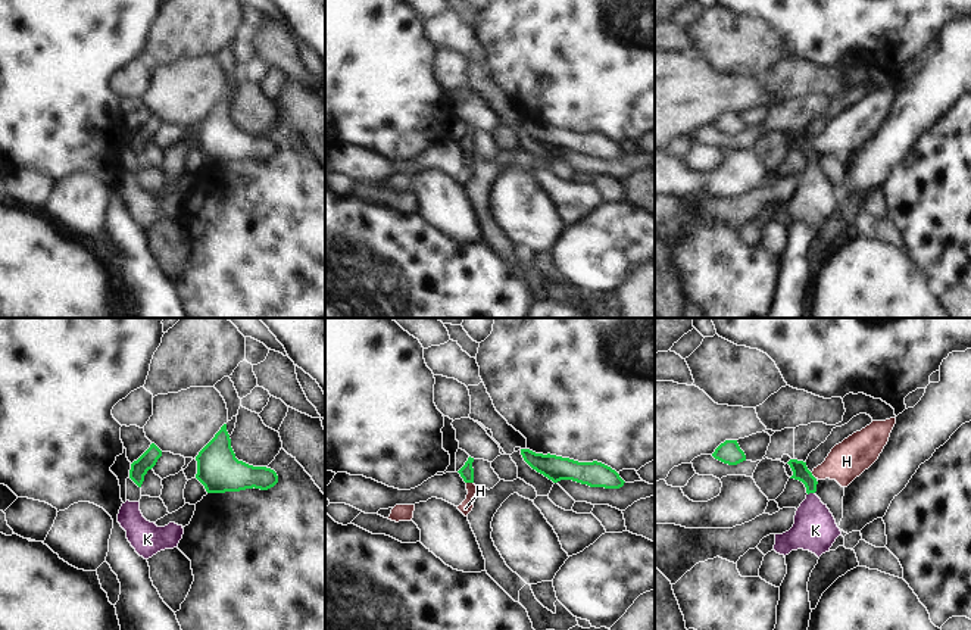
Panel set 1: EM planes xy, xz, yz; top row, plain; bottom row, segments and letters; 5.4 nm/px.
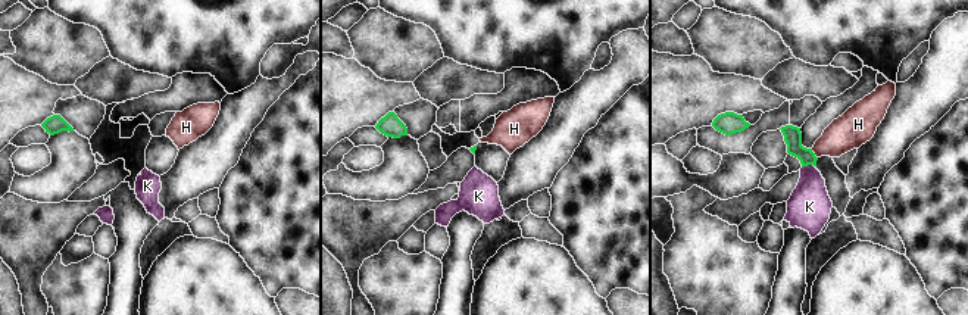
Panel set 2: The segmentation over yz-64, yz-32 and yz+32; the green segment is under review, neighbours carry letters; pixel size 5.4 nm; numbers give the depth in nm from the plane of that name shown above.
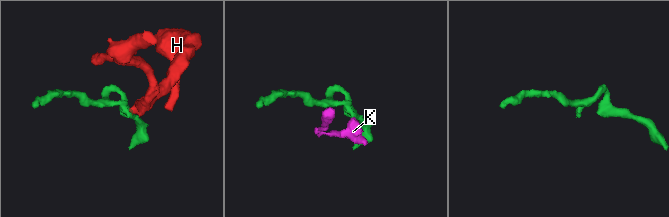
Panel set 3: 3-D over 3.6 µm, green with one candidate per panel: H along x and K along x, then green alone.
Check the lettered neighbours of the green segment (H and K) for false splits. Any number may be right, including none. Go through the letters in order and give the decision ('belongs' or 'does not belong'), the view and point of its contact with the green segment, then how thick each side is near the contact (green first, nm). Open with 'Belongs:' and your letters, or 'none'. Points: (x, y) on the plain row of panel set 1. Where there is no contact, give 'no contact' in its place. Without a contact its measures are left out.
Belongs: K
H: does not belong; meets green in xz at (470, 152); 80 nm thick on the green side, 70 nm on the other
K: belongs; meets green in yz at (811, 162); 90 nm thick on the green side, 240 nm on the other

